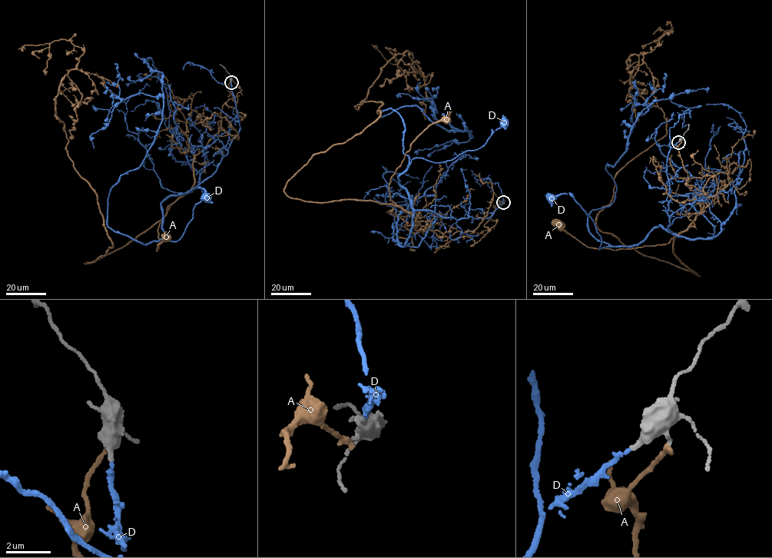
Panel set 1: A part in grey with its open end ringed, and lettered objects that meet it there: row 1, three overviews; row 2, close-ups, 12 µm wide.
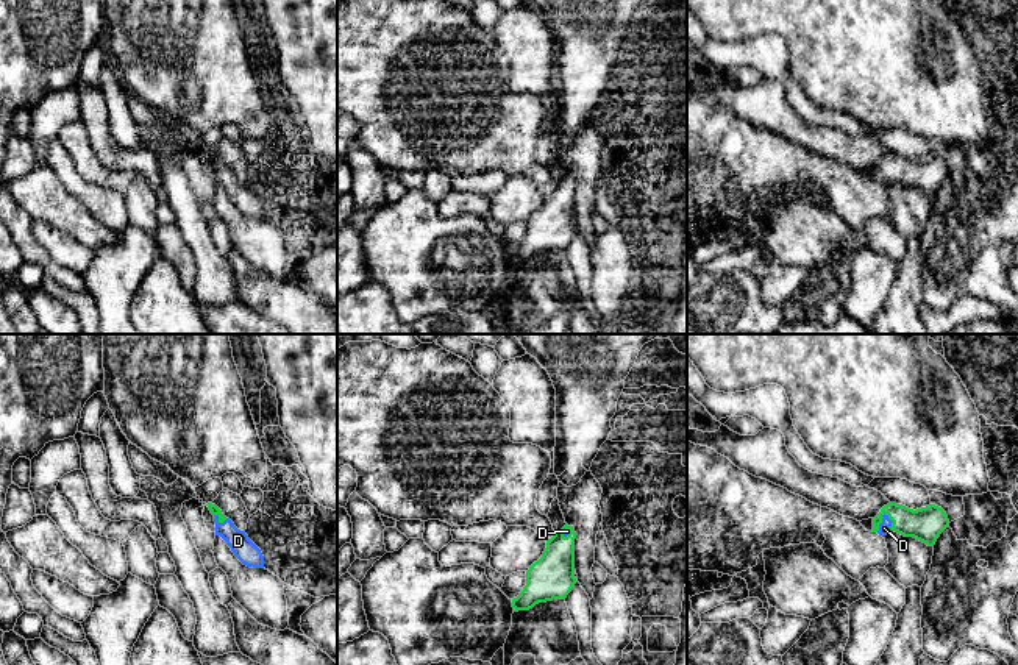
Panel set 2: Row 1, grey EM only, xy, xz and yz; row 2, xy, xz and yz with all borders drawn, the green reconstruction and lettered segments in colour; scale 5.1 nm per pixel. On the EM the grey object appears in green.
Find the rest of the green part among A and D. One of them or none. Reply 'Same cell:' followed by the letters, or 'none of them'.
Same cell: D

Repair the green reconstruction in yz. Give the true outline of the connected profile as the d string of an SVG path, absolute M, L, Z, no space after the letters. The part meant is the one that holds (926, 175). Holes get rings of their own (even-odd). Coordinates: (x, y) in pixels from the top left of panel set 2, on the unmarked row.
M888 153L873 169L871 183L884 187L895 181L904 187L913 187L927 197L934 197L948 176L946 162L935 155L913 161L902 155Z

